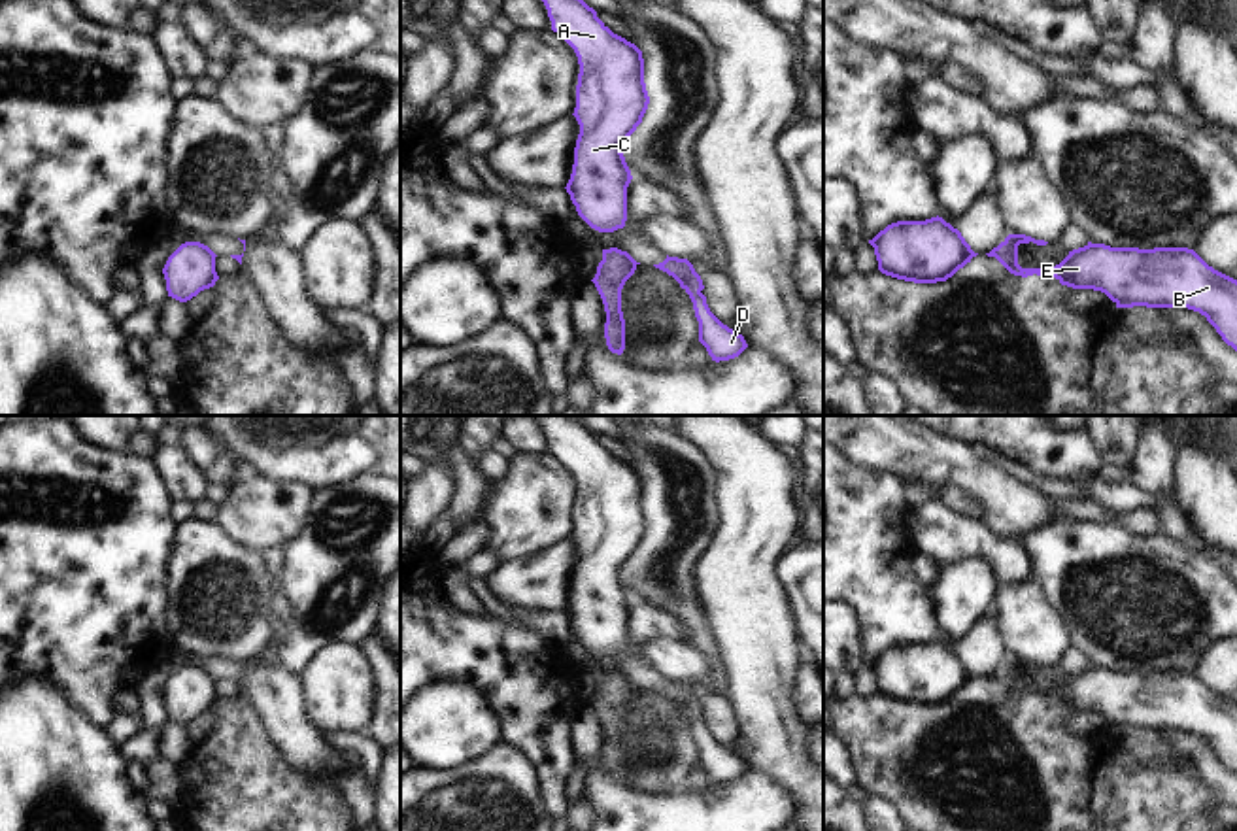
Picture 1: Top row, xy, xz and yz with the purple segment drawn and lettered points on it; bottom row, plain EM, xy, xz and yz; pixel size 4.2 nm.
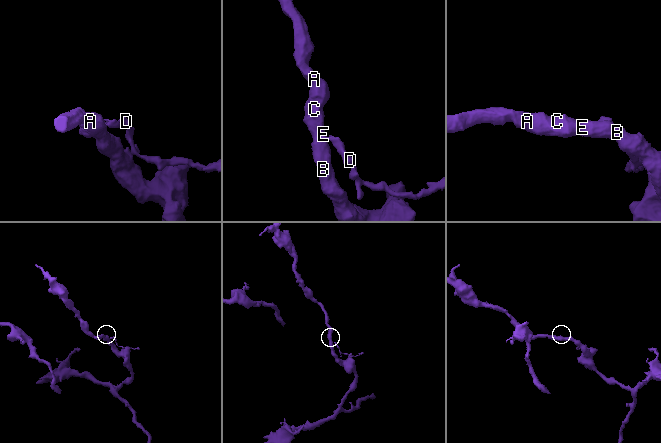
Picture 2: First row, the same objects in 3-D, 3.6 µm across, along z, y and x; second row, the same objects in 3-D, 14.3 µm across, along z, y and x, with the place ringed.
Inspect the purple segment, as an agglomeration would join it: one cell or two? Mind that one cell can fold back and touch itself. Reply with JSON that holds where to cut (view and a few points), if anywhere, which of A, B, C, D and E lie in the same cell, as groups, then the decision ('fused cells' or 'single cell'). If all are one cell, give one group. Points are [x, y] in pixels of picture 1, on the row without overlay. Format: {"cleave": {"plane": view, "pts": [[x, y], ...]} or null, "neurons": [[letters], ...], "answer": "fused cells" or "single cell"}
{"cleave": {"plane": "xz", "pts": [[631, 682], [635, 688]]}, "neurons": [["A", "B", "C", "E"], ["D"]], "answer": "fused cells"}

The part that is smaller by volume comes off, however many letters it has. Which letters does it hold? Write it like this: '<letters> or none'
D

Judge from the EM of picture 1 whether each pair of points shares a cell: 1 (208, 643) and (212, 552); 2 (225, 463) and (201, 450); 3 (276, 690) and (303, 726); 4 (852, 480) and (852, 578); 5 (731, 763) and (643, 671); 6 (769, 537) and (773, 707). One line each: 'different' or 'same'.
1: same
2: same
3: same
4: same
5: same
6: same

